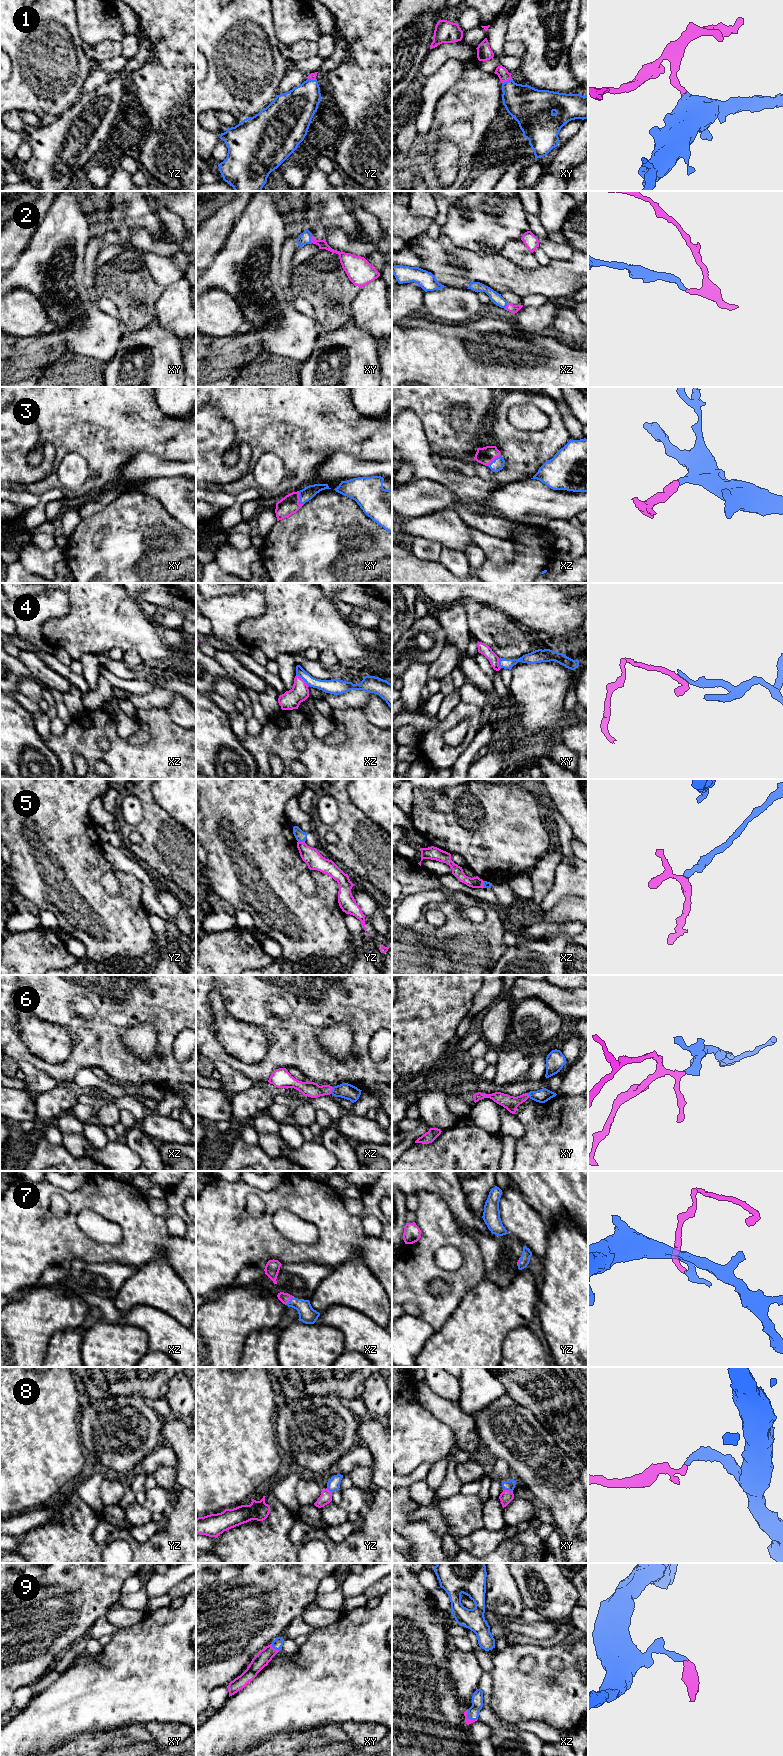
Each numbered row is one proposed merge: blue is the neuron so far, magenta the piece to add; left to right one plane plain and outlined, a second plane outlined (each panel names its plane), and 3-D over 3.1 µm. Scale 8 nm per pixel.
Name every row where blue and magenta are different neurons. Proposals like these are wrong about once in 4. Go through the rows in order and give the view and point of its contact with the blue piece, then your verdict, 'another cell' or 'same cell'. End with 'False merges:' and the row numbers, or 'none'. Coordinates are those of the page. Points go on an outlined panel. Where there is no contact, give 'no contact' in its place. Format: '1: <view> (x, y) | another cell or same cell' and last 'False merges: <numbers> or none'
1: xy (507, 81) | same cell
2: xy (310, 239) | same cell
3: xy (300, 499) | same cell
4: xz (303, 679) | another cell
5: yz (301, 841) | another cell
6: xz (332, 1090) | same cell
7: xz (290, 1300) | same cell
8: xy (508, 1489) | same cell
9: xz (468, 1717) | same cell
False merges: 4, 5

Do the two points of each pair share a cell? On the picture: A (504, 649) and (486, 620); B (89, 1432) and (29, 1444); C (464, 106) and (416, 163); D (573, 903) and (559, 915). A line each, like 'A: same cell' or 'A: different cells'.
A: same cell
B: different cells
C: same cell
D: same cell

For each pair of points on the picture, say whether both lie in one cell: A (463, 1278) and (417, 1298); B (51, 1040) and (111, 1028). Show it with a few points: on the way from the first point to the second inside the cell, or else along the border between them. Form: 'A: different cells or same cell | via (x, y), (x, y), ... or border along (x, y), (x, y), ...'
A: same cell | via (457, 1291), (446, 1302), (430, 1302)
B: different cells | border along (50, 1022), (62, 1026), (71, 1039), (67, 1059)

